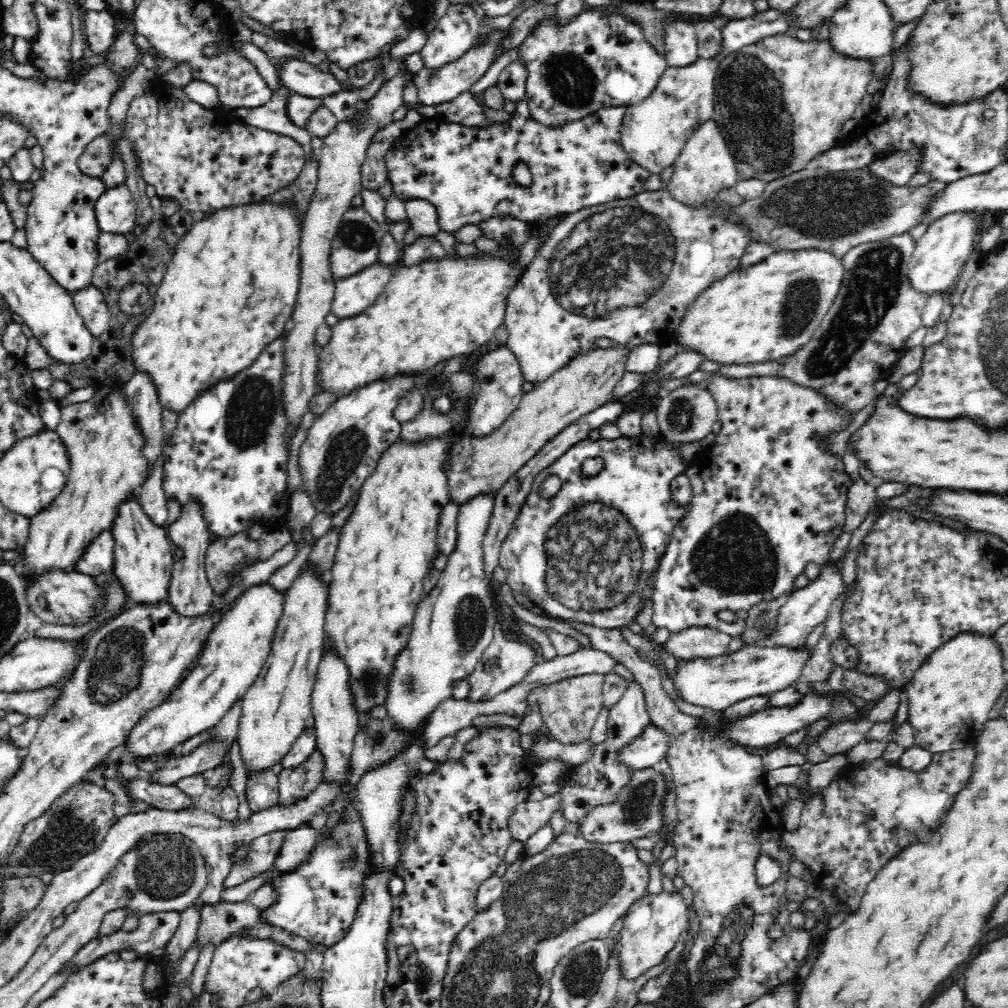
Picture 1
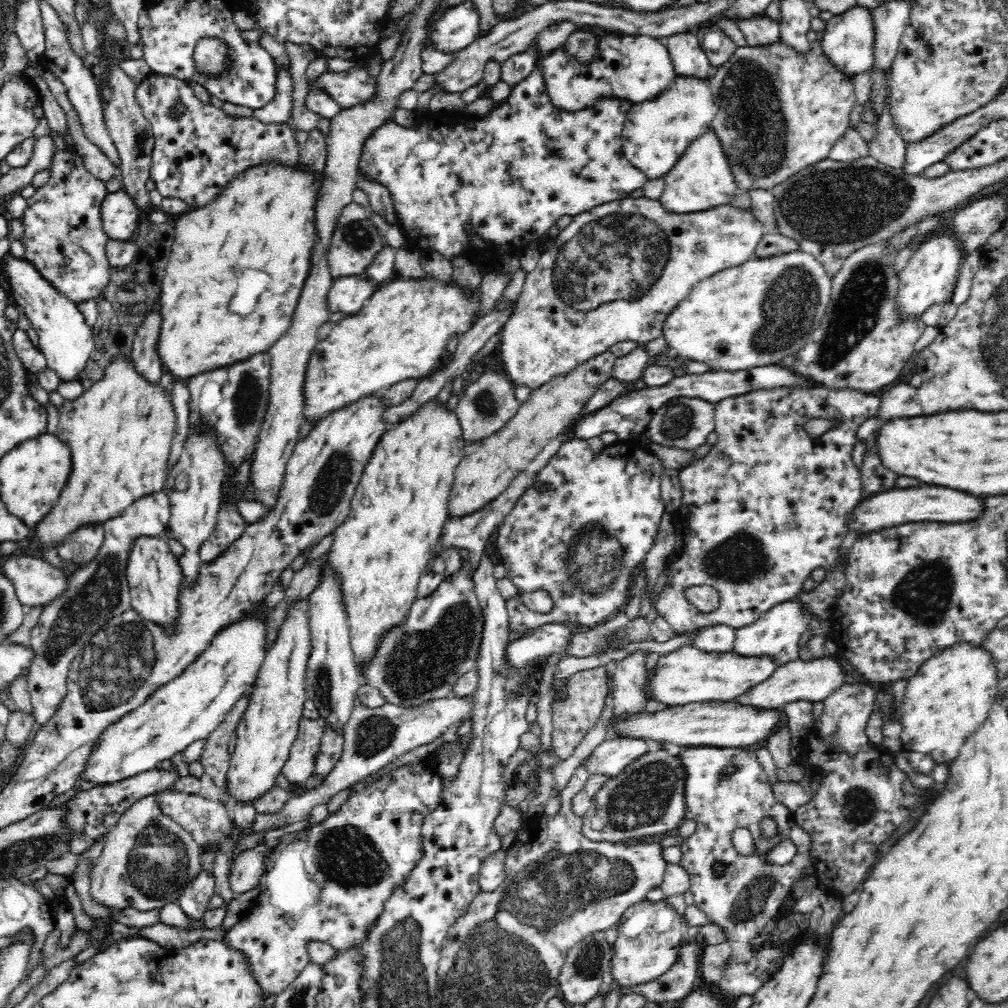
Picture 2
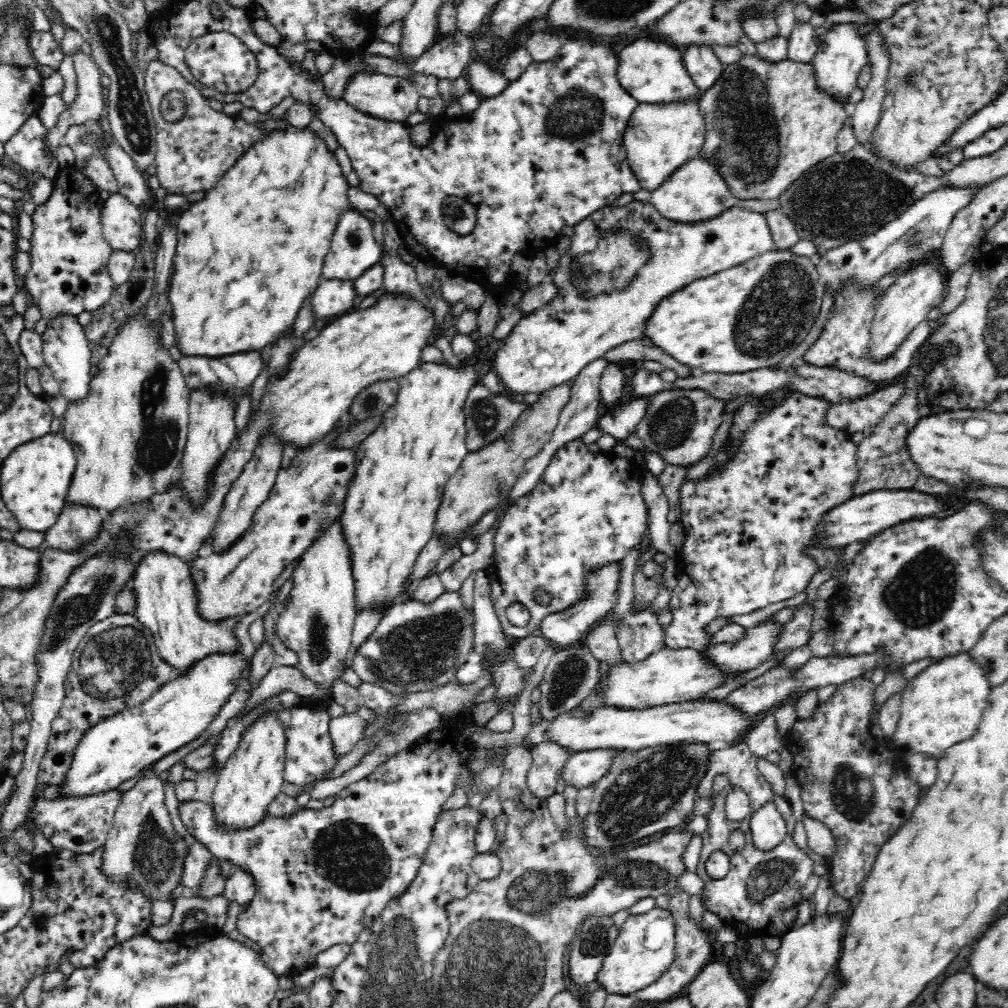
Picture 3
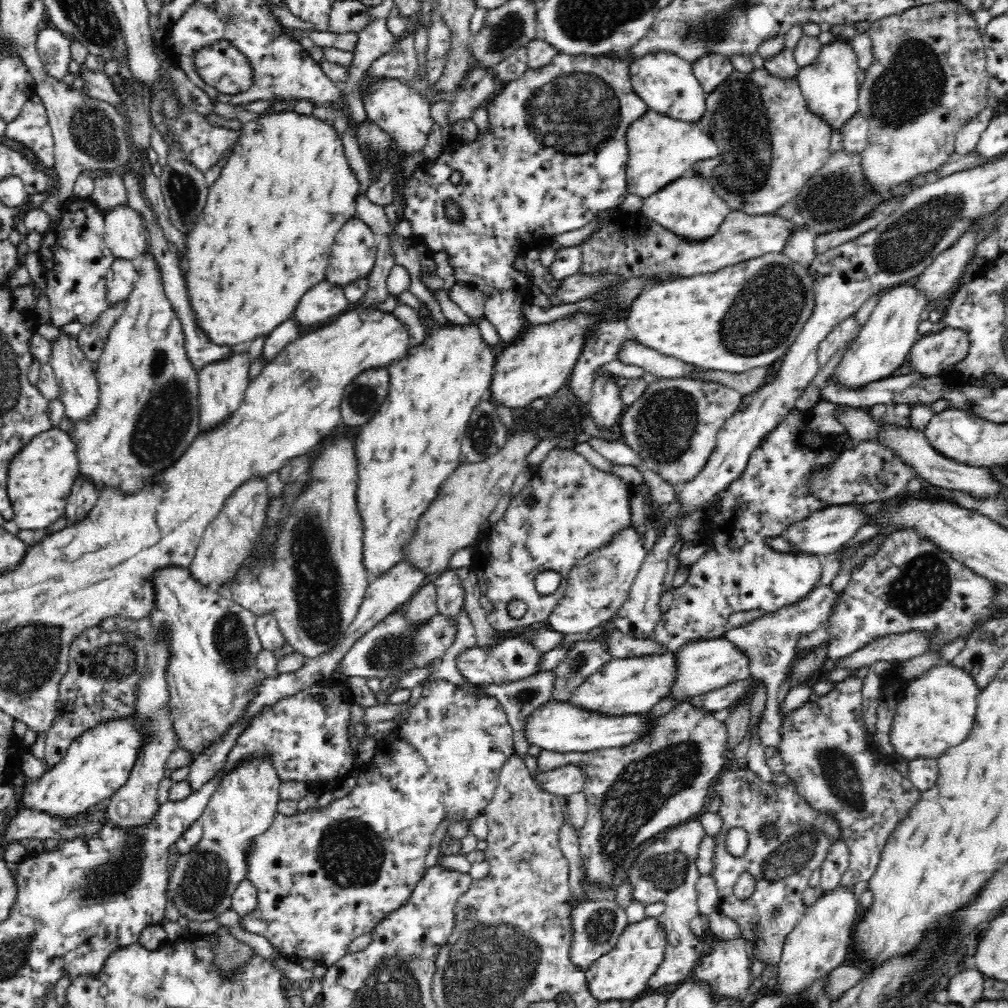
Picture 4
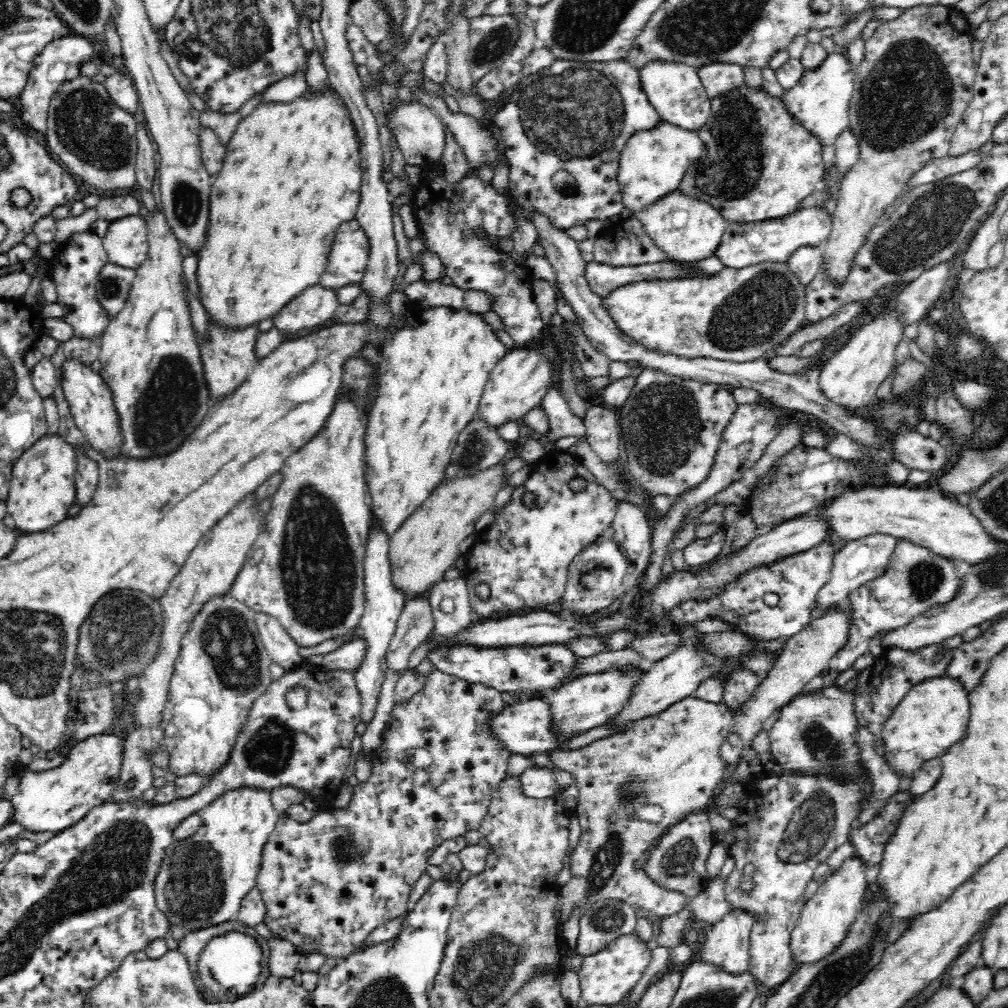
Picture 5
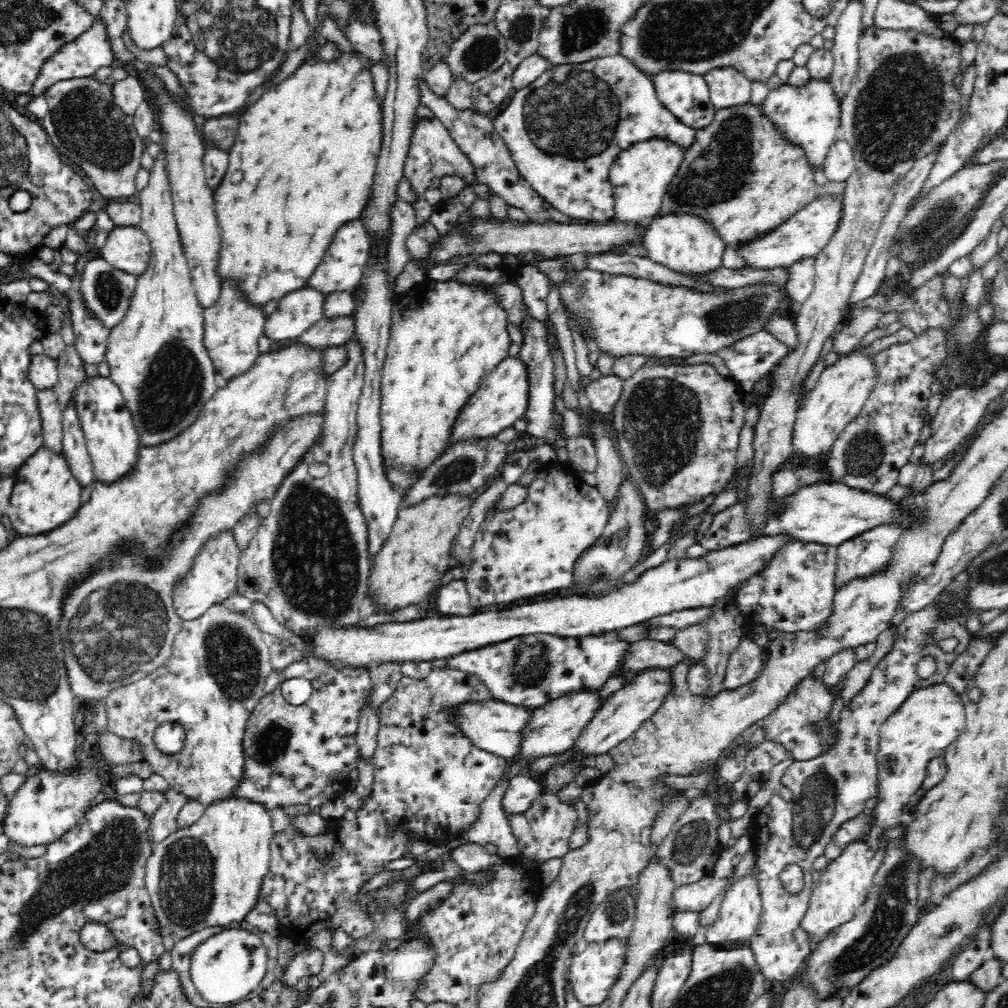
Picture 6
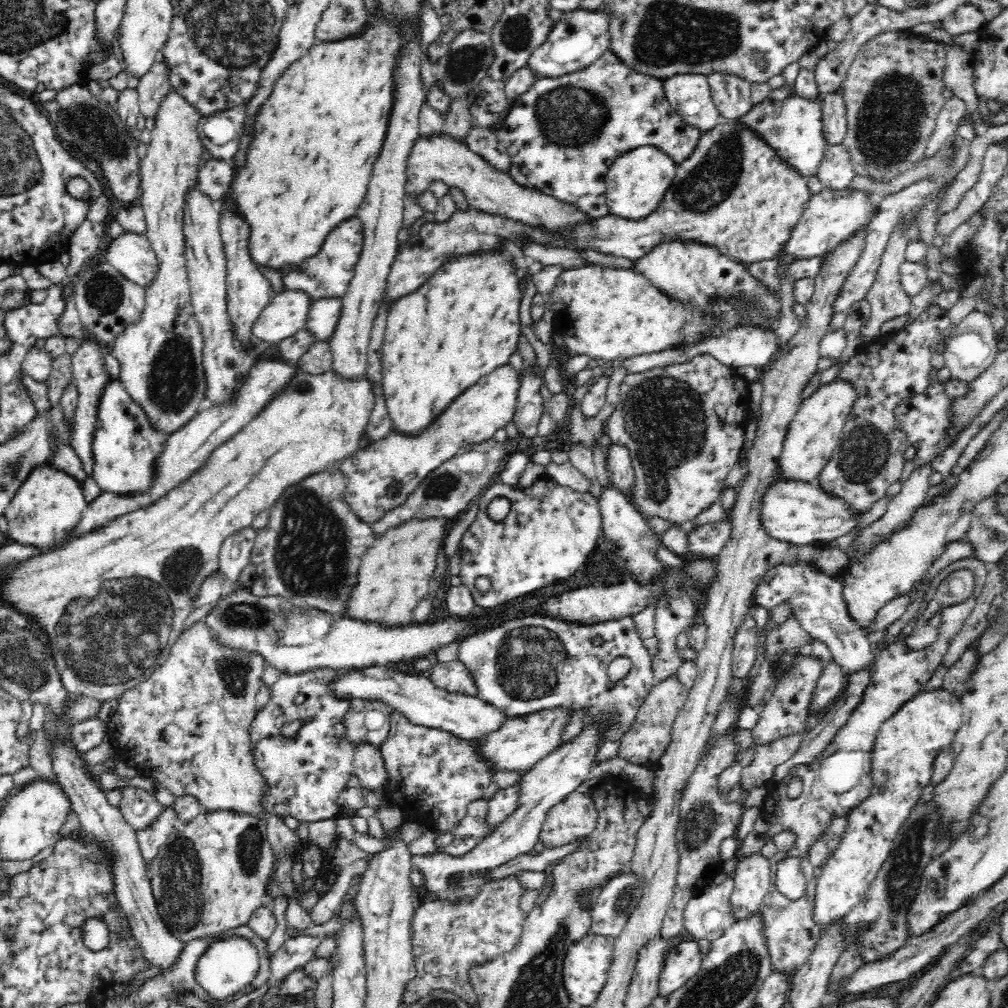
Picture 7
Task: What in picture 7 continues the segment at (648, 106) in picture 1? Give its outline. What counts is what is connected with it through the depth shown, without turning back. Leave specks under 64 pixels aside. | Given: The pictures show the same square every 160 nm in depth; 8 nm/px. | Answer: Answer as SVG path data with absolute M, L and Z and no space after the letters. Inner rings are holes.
M640 146L623 153L606 174L606 205L611 216L627 220L641 220L652 215L668 198L668 188L676 176L677 164L658 148Z

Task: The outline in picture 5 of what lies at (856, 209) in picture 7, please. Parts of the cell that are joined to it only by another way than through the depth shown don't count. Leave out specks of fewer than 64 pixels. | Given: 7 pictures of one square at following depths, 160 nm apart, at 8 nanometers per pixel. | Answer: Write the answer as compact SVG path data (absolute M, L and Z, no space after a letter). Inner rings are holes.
M802 208L782 219L773 219L762 223L752 223L748 225L734 225L728 223L728 228L724 234L723 242L719 250L715 253L720 257L722 263L735 270L754 267L758 264L788 263L788 258L796 253L800 248L821 248L830 235L833 219L831 209Z

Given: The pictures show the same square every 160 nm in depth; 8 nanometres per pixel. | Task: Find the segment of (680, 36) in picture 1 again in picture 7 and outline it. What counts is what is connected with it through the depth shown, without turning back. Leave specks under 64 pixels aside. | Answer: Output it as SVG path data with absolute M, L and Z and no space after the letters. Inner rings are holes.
M720 73L707 75L707 79L722 120L734 120L753 107L752 85L747 80Z

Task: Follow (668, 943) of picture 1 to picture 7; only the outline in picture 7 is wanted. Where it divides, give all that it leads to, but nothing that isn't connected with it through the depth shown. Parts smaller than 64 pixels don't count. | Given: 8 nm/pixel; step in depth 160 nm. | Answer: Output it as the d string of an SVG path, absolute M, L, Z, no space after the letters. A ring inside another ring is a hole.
M590 932L574 941L563 958L562 980L569 999L580 1006L594 1004L601 988L606 984L608 968L612 962L615 939Z

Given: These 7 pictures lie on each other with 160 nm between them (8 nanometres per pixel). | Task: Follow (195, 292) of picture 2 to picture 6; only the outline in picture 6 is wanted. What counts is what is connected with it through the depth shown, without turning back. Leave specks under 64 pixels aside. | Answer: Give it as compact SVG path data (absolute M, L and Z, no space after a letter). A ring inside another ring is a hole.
M340 51L339 55L333 59L315 57L310 61L304 61L288 78L284 78L276 86L264 91L264 94L256 102L248 106L244 114L239 118L240 122L236 131L234 148L228 152L228 156L230 156L230 168L226 172L228 176L224 176L217 190L214 191L216 215L223 235L219 276L223 280L226 280L226 278L239 280L241 288L246 291L246 295L254 303L265 305L269 301L279 300L286 293L307 287L310 274L320 264L321 258L328 250L328 246L332 243L336 232L345 223L359 219L369 201L375 166L383 141L382 100L380 100L380 96L376 94L376 88L374 88L372 66L374 66L374 61L358 51Z

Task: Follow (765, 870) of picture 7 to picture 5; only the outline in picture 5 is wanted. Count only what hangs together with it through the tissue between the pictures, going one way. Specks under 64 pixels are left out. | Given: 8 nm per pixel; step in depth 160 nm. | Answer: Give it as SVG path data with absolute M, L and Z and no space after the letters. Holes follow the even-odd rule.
M732 907L715 923L710 924L702 931L704 944L700 948L702 959L720 965L723 970L731 974L742 974L749 971L749 936L759 924L758 915L744 907Z

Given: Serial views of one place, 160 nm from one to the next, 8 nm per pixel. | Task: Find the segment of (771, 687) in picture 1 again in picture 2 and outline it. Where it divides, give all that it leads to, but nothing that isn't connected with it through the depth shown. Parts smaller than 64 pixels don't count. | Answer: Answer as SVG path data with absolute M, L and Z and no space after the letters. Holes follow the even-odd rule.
M685 645L660 657L642 686L644 699L666 705L684 705L708 700L735 701L748 688L760 684L777 667L767 656L738 656L734 651L708 652Z

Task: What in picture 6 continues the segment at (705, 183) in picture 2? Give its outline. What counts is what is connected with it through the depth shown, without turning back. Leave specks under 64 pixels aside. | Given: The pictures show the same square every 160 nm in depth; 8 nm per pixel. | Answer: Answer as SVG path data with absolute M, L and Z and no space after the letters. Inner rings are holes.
M692 215L654 216L646 228L647 234L643 241L645 256L662 267L678 275L702 279L712 277L725 268L722 261L726 248L724 242L706 225L706 221Z

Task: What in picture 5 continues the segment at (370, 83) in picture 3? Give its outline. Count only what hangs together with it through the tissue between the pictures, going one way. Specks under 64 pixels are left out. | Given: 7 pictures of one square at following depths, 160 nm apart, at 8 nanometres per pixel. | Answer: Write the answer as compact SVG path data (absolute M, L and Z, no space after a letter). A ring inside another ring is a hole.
M412 99L408 104L398 102L398 108L392 116L387 116L387 127L394 131L398 146L407 164L414 165L421 169L426 163L430 163L434 168L438 168L442 154L446 150L446 127L442 121L421 102Z

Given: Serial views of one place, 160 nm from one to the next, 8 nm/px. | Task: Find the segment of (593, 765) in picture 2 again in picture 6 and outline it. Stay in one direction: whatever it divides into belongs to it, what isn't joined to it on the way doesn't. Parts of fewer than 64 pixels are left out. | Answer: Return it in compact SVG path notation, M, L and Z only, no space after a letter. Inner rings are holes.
M520 774L508 780L507 789L501 798L502 810L518 814L530 808L532 801L541 794L538 781L528 774Z

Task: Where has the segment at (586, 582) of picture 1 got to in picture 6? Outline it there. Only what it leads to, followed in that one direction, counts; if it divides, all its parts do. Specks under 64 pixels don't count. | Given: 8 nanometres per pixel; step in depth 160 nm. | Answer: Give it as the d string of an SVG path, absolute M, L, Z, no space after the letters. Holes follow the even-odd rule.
M554 463L548 465L542 465L538 470L538 474L527 488L526 498L517 505L510 507L509 509L498 509L495 505L489 508L486 512L486 516L478 531L476 532L474 543L470 548L470 562L466 562L461 567L462 577L461 579L466 583L467 591L471 598L471 604L475 606L490 606L490 604L508 604L508 602L514 602L514 598L522 598L522 596L530 596L530 594L536 594L536 592L544 592L548 588L566 588L573 584L574 566L576 560L582 555L588 547L591 547L596 539L599 539L603 535L603 530L607 527L607 522L611 516L611 508L607 505L605 498L598 493L597 488L592 488L586 483L579 480L578 476L566 476L557 468ZM482 580L488 582L487 587L482 587Z

